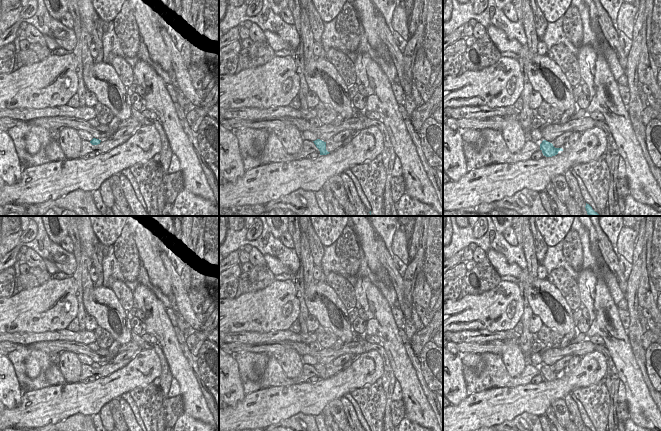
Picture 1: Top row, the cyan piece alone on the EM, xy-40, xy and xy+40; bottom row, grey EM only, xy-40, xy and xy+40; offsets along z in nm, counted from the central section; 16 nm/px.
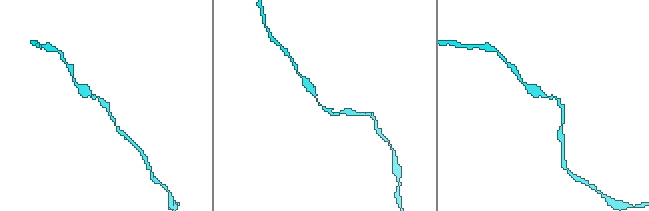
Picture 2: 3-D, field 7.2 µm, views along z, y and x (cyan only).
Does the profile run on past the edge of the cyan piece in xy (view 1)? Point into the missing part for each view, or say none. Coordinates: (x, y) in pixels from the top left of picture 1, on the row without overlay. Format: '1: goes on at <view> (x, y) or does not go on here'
1: does not go on here

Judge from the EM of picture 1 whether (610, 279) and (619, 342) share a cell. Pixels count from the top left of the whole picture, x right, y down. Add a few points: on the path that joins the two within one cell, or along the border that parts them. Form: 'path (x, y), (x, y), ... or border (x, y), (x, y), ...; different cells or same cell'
border (603, 279), (616, 305); different cells

